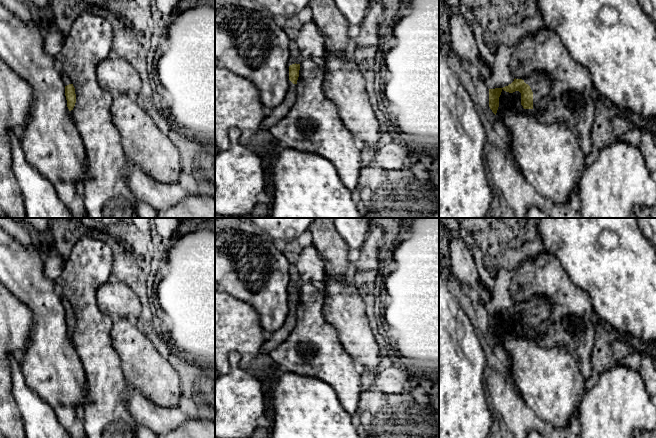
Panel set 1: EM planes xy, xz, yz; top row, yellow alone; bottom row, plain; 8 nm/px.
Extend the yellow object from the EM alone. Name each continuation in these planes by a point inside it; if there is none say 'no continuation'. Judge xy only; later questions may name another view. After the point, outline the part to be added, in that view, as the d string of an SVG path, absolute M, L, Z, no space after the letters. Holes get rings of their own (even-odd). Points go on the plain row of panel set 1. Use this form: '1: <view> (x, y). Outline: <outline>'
1: xy (66, 304). Outline: M61 296L61 302L65 310L72 308L72 305L70 304L69 300L66 297Z

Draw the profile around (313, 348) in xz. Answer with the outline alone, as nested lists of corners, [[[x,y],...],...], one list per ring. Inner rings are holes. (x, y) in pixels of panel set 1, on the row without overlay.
[[[304,283],[300,288],[296,308],[296,325],[288,338],[269,356],[274,363],[286,371],[316,378],[328,383],[337,394],[344,410],[352,416],[357,412],[361,395],[361,375],[355,368],[356,361],[344,350],[338,332],[324,317],[322,311],[326,293],[312,283]]]

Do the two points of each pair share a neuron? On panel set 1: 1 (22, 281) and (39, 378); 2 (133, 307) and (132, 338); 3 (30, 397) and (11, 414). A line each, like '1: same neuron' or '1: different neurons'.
1: same neuron
2: different neurons
3: different neurons

